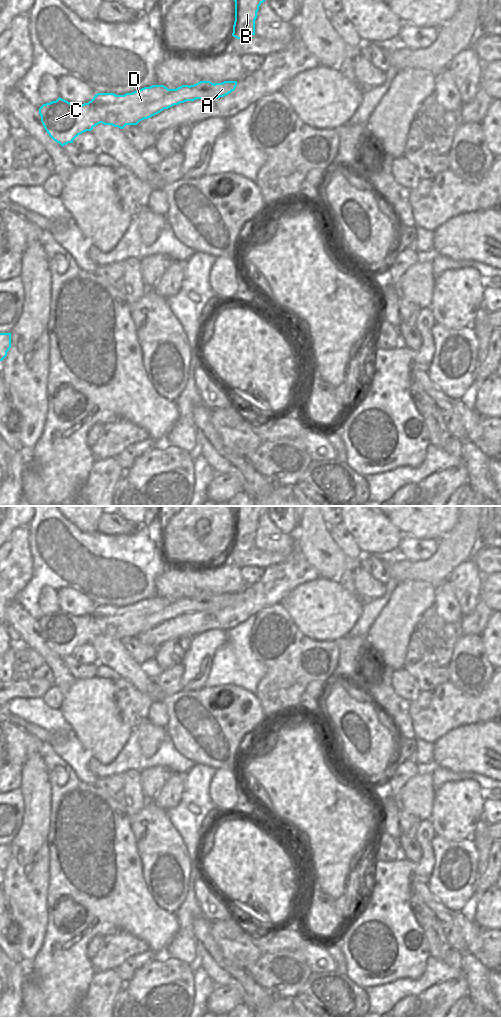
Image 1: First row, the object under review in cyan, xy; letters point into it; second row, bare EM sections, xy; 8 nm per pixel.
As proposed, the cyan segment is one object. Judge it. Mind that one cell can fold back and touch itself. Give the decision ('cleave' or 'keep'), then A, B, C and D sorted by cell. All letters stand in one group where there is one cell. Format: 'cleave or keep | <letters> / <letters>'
cleave | A C D / B

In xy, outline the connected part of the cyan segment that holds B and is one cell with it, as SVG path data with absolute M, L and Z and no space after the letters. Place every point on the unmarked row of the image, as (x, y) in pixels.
M235 506L235 533L232 548L246 551L255 547L255 532L259 518L269 506Z

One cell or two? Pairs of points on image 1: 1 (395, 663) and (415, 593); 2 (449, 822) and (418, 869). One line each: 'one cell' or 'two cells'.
1: one cell
2: two cells

